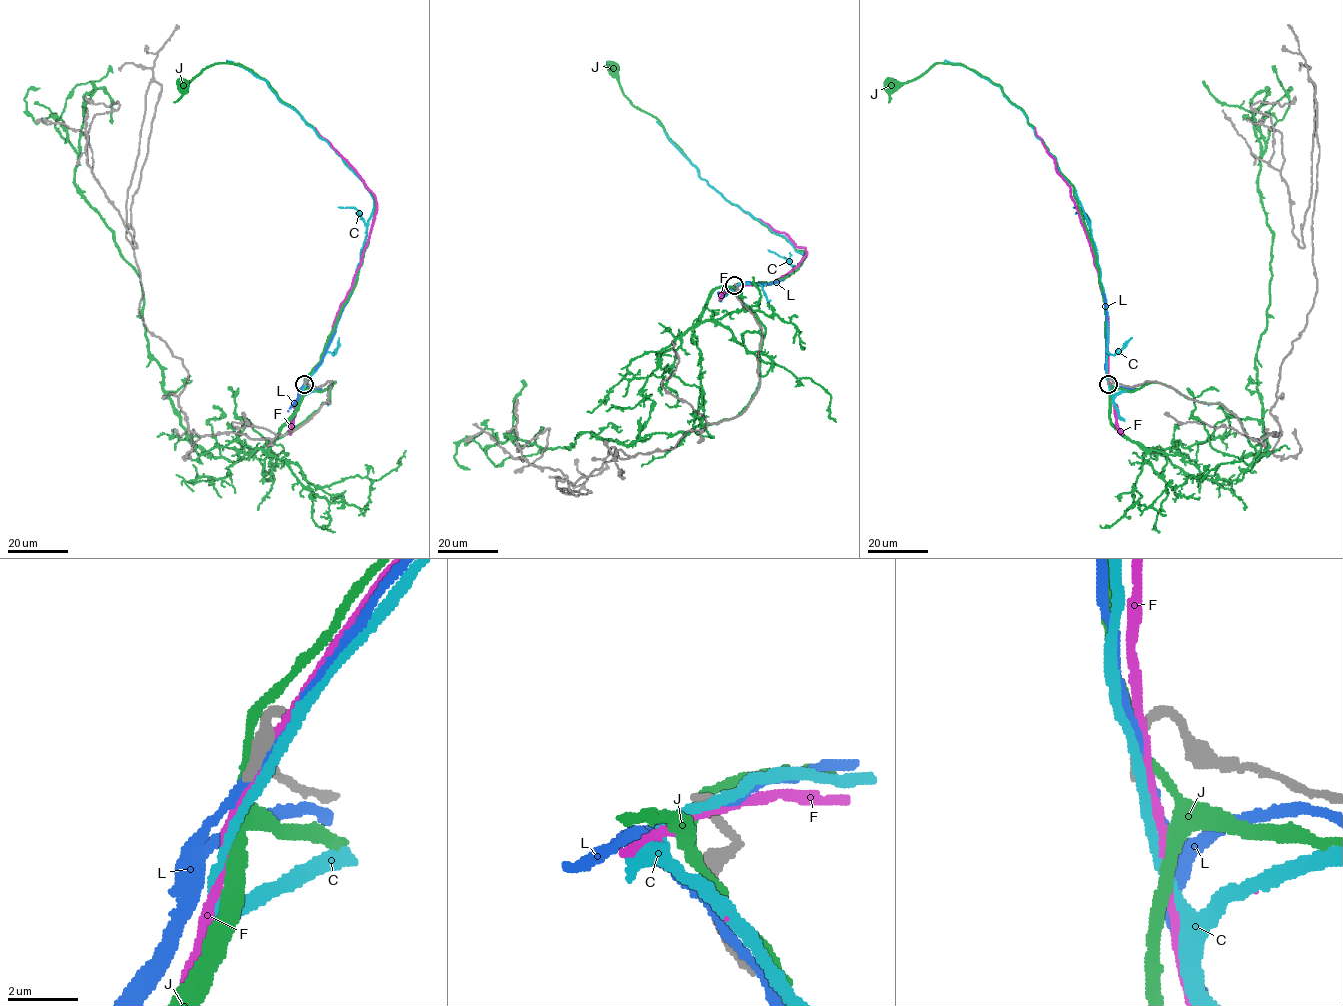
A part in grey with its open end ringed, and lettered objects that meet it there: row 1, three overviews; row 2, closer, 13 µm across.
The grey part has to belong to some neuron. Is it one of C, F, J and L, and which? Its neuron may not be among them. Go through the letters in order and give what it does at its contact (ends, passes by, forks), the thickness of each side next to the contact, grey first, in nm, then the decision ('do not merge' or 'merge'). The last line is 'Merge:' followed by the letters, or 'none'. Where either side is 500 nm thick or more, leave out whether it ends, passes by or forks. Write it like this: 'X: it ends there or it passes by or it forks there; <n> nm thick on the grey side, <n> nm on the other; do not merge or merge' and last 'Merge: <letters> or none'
C: it passes by; 360 nm thick on the grey side, 280 nm on the other; do not merge
F: it passes by; 360 nm thick on the grey side, 260 nm on the other; do not merge
J: it passes by; 360 nm thick on the grey side, 240 nm on the other; do not merge
L: it passes by; 360 nm thick on the grey side, 220 nm on the other; do not merge
Merge: none

